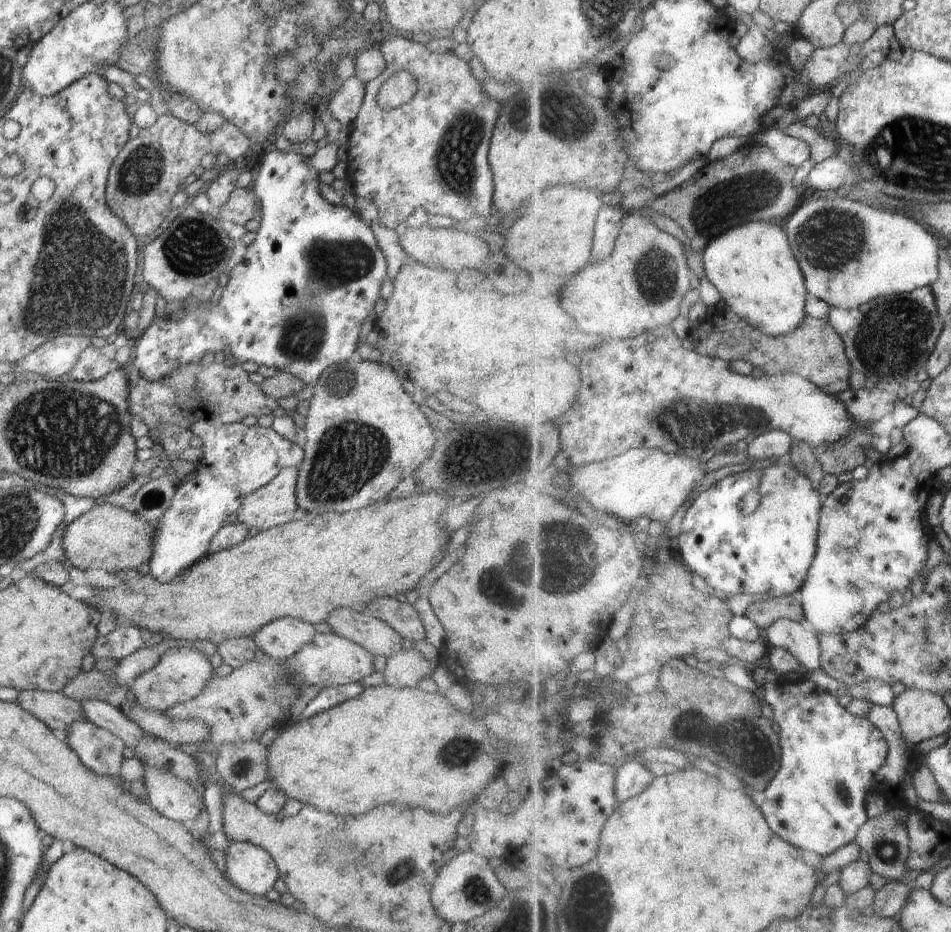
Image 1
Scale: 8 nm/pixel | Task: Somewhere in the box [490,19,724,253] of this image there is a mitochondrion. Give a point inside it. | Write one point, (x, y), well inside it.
(569, 118)

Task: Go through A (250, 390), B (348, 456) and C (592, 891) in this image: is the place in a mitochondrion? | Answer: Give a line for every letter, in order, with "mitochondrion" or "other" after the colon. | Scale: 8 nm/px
A: other
B: mitochondrion
C: mitochondrion

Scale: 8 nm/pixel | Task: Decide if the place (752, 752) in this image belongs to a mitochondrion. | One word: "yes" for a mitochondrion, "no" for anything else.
yes

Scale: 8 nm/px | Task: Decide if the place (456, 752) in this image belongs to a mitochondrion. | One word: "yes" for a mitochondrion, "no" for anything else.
yes

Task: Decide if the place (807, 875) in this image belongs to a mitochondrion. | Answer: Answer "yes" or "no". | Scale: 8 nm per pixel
no

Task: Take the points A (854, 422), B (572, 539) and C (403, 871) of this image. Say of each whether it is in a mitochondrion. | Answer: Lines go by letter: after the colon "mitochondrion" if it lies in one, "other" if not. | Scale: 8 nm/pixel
A: other
B: mitochondrion
C: mitochondrion

